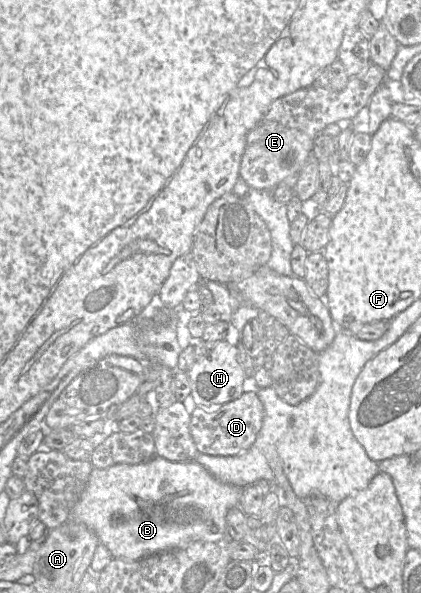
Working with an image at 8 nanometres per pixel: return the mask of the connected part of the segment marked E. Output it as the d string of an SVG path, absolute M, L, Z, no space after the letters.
M376 64L351 77L342 91L314 85L276 100L259 124L248 134L240 165L240 178L251 188L273 190L286 178L297 177L312 158L314 139L329 124L350 121L383 84L387 70Z

